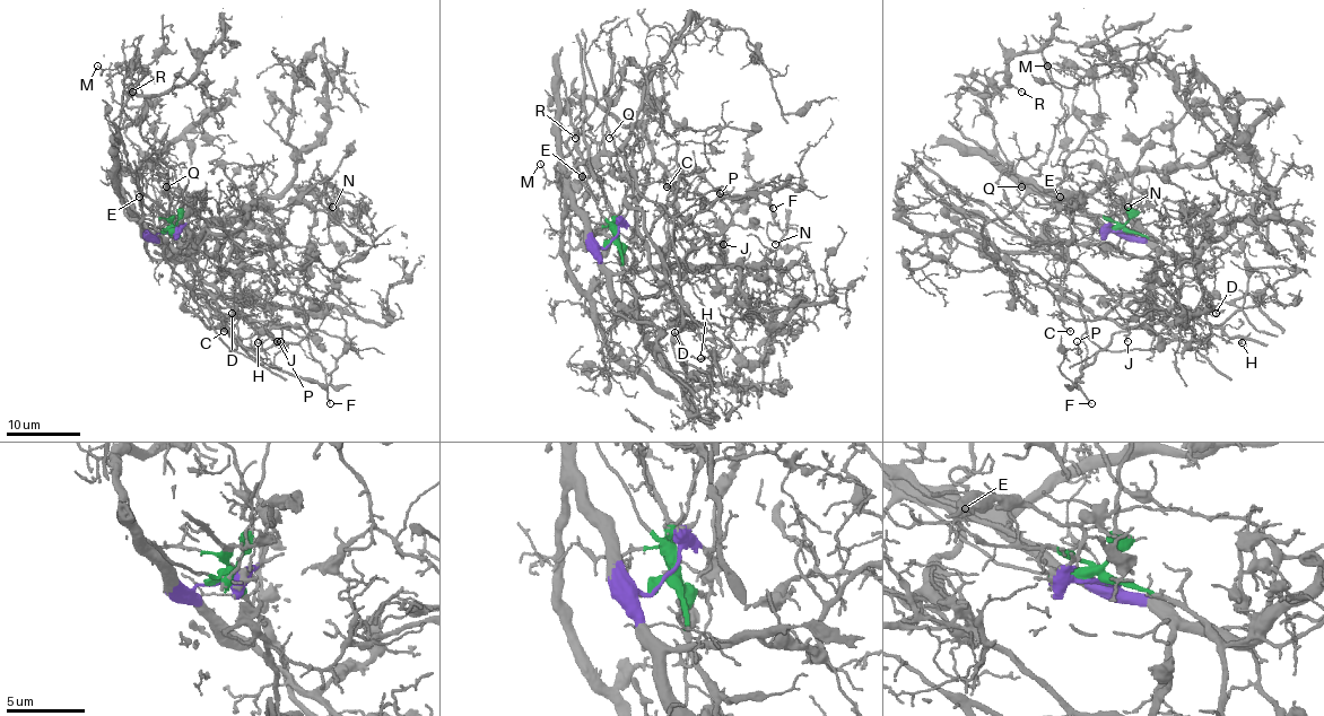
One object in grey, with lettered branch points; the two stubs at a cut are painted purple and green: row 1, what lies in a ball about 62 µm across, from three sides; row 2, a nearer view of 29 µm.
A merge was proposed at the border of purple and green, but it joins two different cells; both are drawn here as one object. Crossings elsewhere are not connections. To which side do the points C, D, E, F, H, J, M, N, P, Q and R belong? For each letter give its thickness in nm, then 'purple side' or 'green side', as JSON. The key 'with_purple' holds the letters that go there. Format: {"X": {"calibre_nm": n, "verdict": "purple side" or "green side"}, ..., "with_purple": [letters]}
{"C": {"calibre_nm": 170, "verdict": "green side"}, "D": {"calibre_nm": 110, "verdict": "green side"}, "E": {"calibre_nm": 110, "verdict": "green side"}, "F": {"calibre_nm": 150, "verdict": "green side"}, "H": {"calibre_nm": 150, "verdict": "green side"}, "J": {"calibre_nm": 110, "verdict": "green side"}, "M": {"calibre_nm": 100, "verdict": "purple side"}, "N": {"calibre_nm": 130, "verdict": "purple side"}, "P": {"calibre_nm": 110, "verdict": "green side"}, "Q": {"calibre_nm": 150, "verdict": "green side"}, "R": {"calibre_nm": 120, "verdict": "green side"}, "with_purple": ["M", "N"]}

